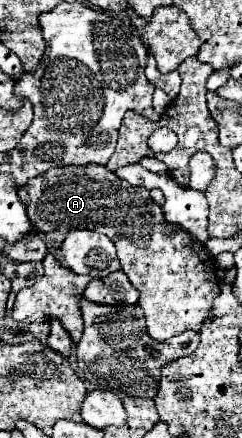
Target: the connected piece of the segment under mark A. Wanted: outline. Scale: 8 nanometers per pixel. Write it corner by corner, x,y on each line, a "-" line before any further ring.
86,164
86,166
56,166
56,168
44,172
44,174
40,174
40,176
36,176
36,178
30,178
24,186
18,189
18,197
26,204
28,218
30,218
30,222
32,222
32,226
34,226
38,232
50,234
50,240
54,240
54,242
58,242
58,244
62,244
64,238
66,238
66,234
68,234
70,230
74,230
74,228
96,230
96,232
100,232
100,234
106,234
106,236
114,242
116,252
118,252
118,260
120,260
120,264
122,264
122,272
128,276
128,280
132,282
132,286
140,292
140,302
138,302
138,306
144,310
148,334
150,334
156,342
166,342
168,338
178,336
178,334
182,334
184,330
200,332
202,324
214,316
214,314
210,312
210,310
212,310
212,302
214,302
214,298
220,294
220,286
218,286
218,278
216,278
218,266
216,266
214,256
208,252
208,248
206,248
204,244
196,242
186,230
176,230
174,234
166,236
166,234
164,234
164,212
162,212
162,208
150,198
150,192
148,192
146,188
142,188
142,186
132,186
132,184
128,184
126,180
120,180
114,172
110,172
106,166
100,166
100,164

